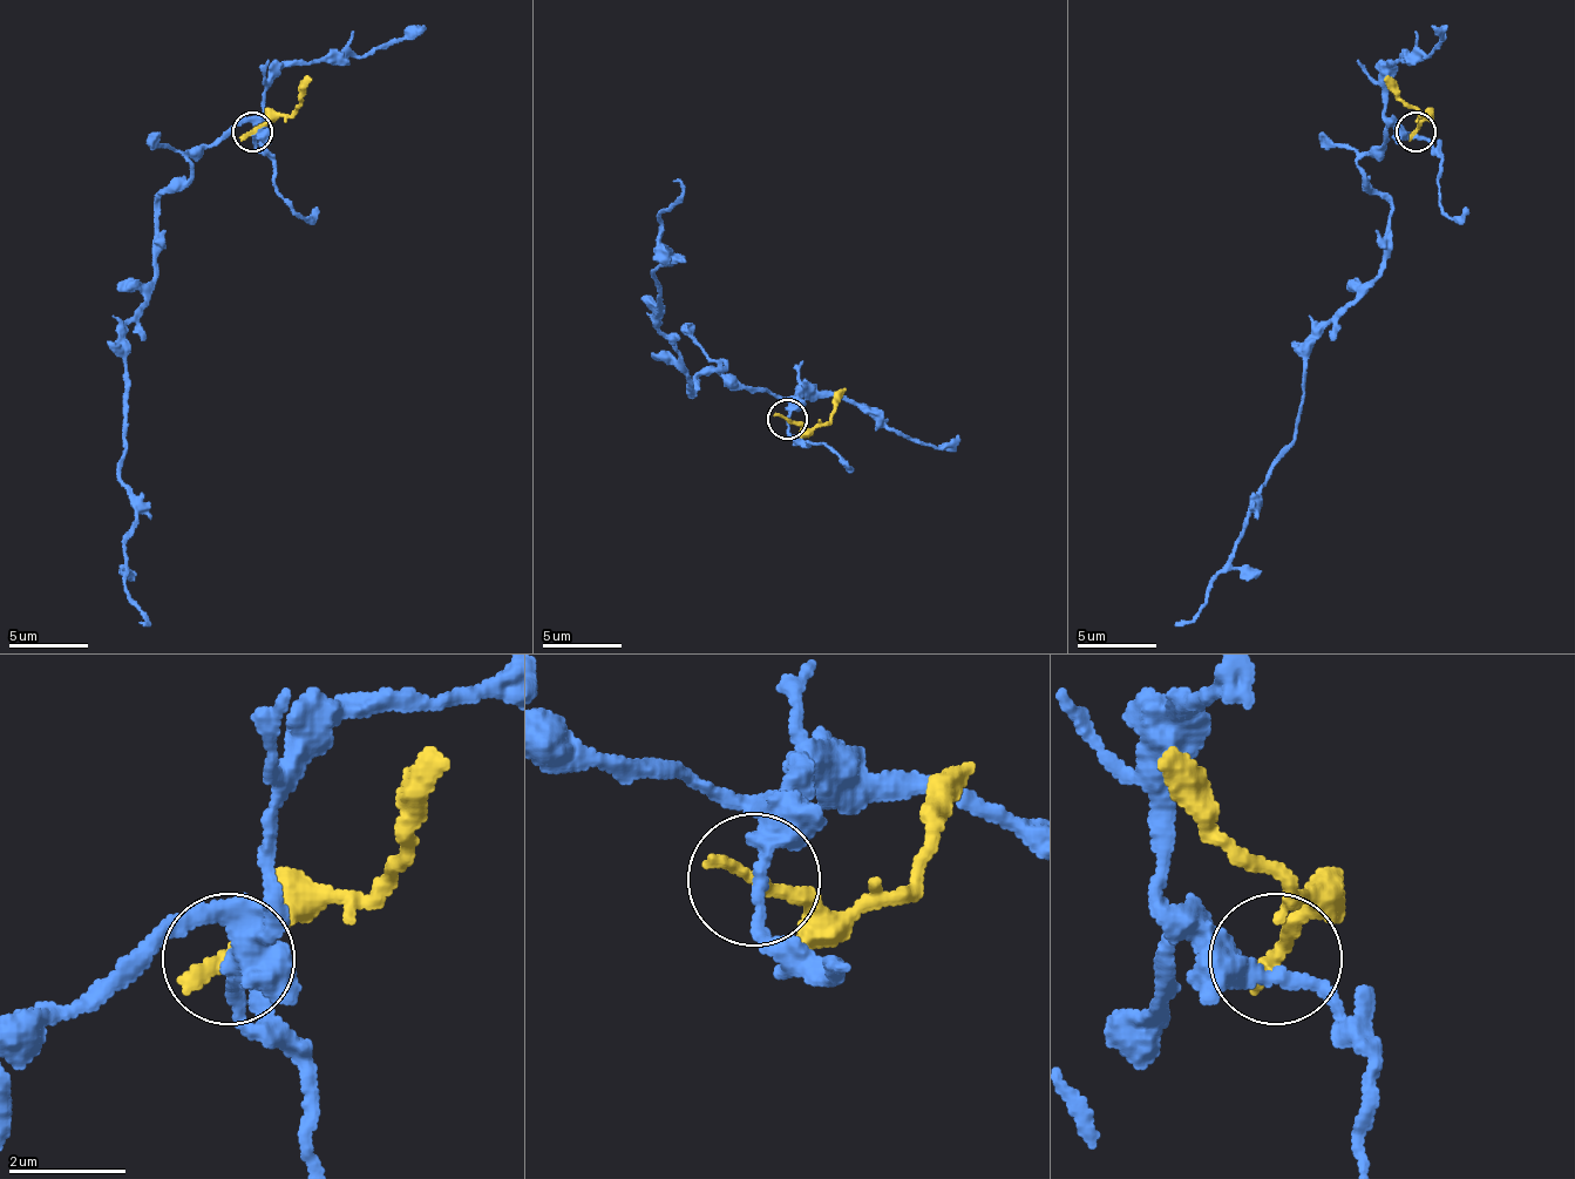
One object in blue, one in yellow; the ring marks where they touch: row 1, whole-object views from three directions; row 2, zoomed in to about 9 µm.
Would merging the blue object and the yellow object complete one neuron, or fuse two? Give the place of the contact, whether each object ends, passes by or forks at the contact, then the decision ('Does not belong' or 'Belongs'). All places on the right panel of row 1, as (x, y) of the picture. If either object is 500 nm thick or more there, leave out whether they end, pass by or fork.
Place: (1416, 131). At the ring blue passes by. At the ring yellow ends. Does not belong

